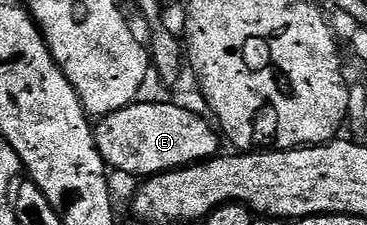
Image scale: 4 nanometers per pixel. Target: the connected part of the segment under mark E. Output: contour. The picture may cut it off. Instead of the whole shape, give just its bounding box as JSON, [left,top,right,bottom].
[95,100,221,176]

